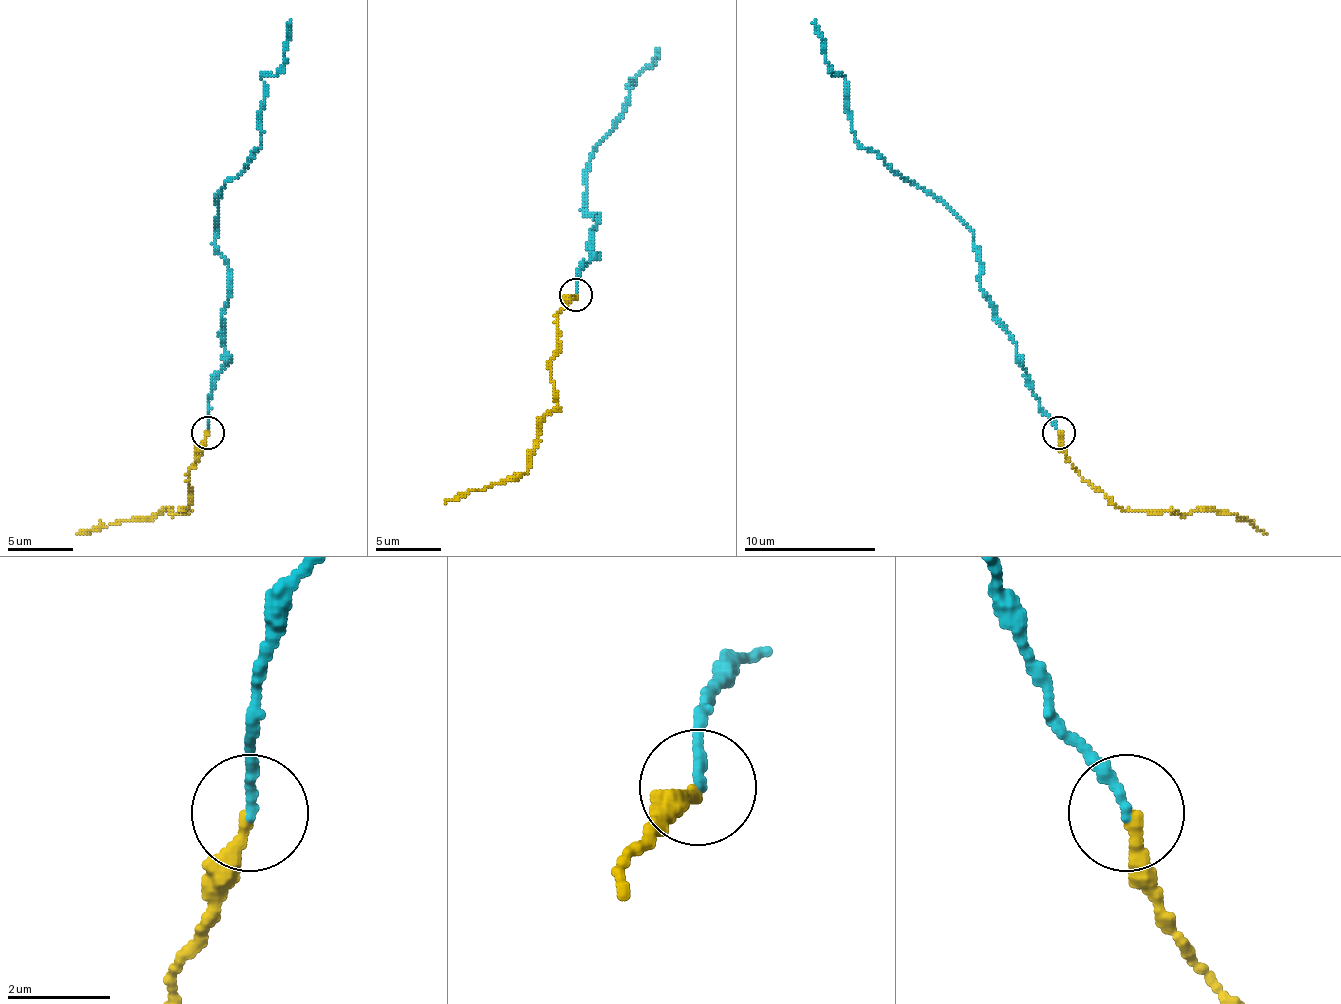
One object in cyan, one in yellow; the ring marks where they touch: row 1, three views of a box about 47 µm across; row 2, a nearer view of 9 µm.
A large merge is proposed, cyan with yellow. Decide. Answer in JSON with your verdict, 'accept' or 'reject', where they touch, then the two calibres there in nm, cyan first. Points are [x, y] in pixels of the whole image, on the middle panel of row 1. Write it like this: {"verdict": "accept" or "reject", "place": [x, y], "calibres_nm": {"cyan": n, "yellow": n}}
{"verdict": "accept", "place": [576, 295], "calibres_nm": {"cyan": 200, "yellow": 280}}

